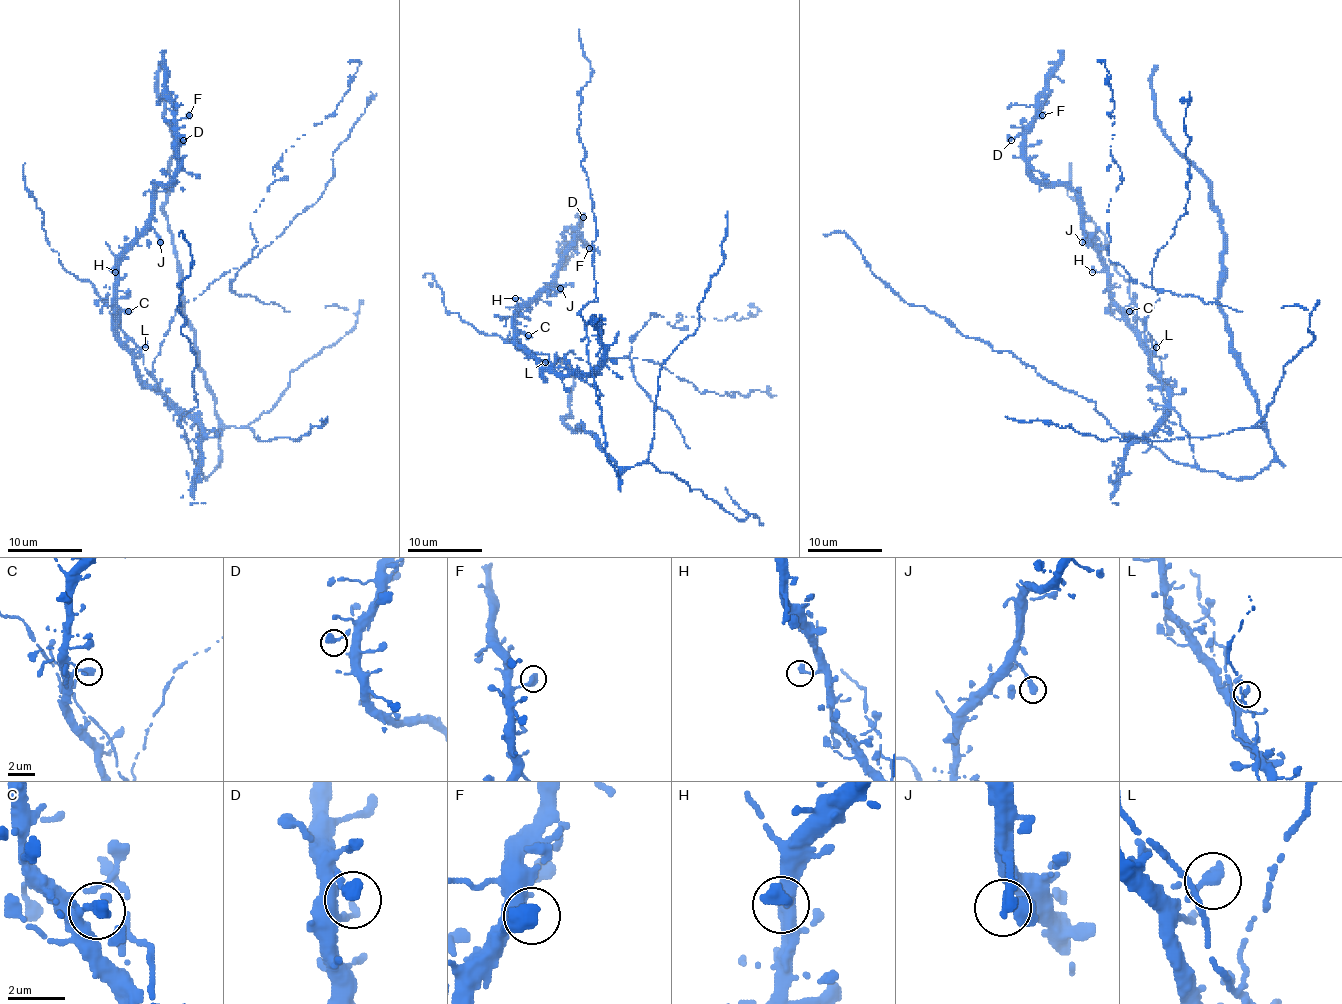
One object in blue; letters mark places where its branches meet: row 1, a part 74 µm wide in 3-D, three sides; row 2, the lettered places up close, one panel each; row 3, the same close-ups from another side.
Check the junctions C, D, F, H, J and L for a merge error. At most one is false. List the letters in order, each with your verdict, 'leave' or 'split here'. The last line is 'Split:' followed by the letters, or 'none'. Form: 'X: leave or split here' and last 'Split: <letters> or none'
C: leave
D: leave
F: leave
H: leave
J: leave
L: leave
Split: none

